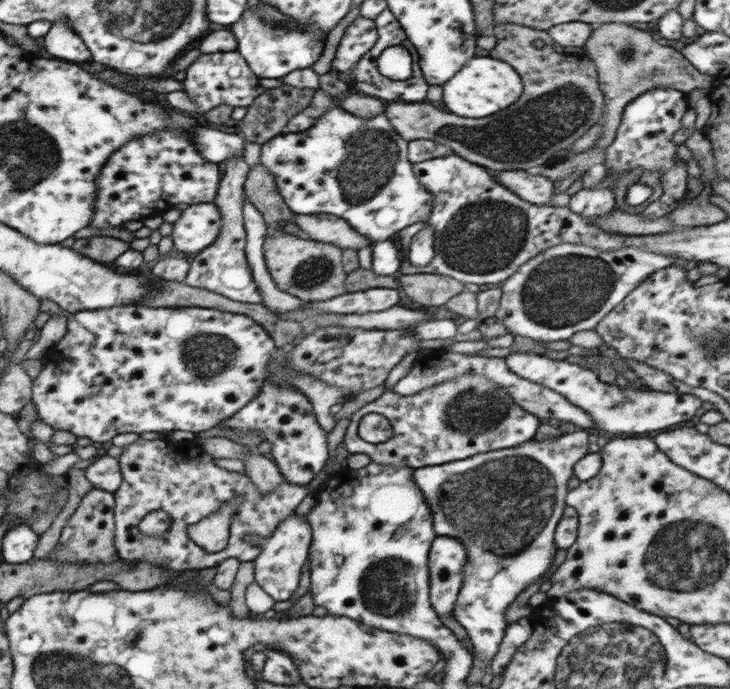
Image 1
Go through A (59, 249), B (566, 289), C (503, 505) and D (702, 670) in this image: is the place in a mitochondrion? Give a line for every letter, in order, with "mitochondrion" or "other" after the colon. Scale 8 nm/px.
A: other
B: mitochondrion
C: mitochondrion
D: other

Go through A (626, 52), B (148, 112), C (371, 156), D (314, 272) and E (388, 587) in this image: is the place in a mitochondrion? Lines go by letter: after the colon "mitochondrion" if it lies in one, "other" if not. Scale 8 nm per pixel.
A: mitochondrion
B: other
C: mitochondrion
D: mitochondrion
E: mitochondrion

